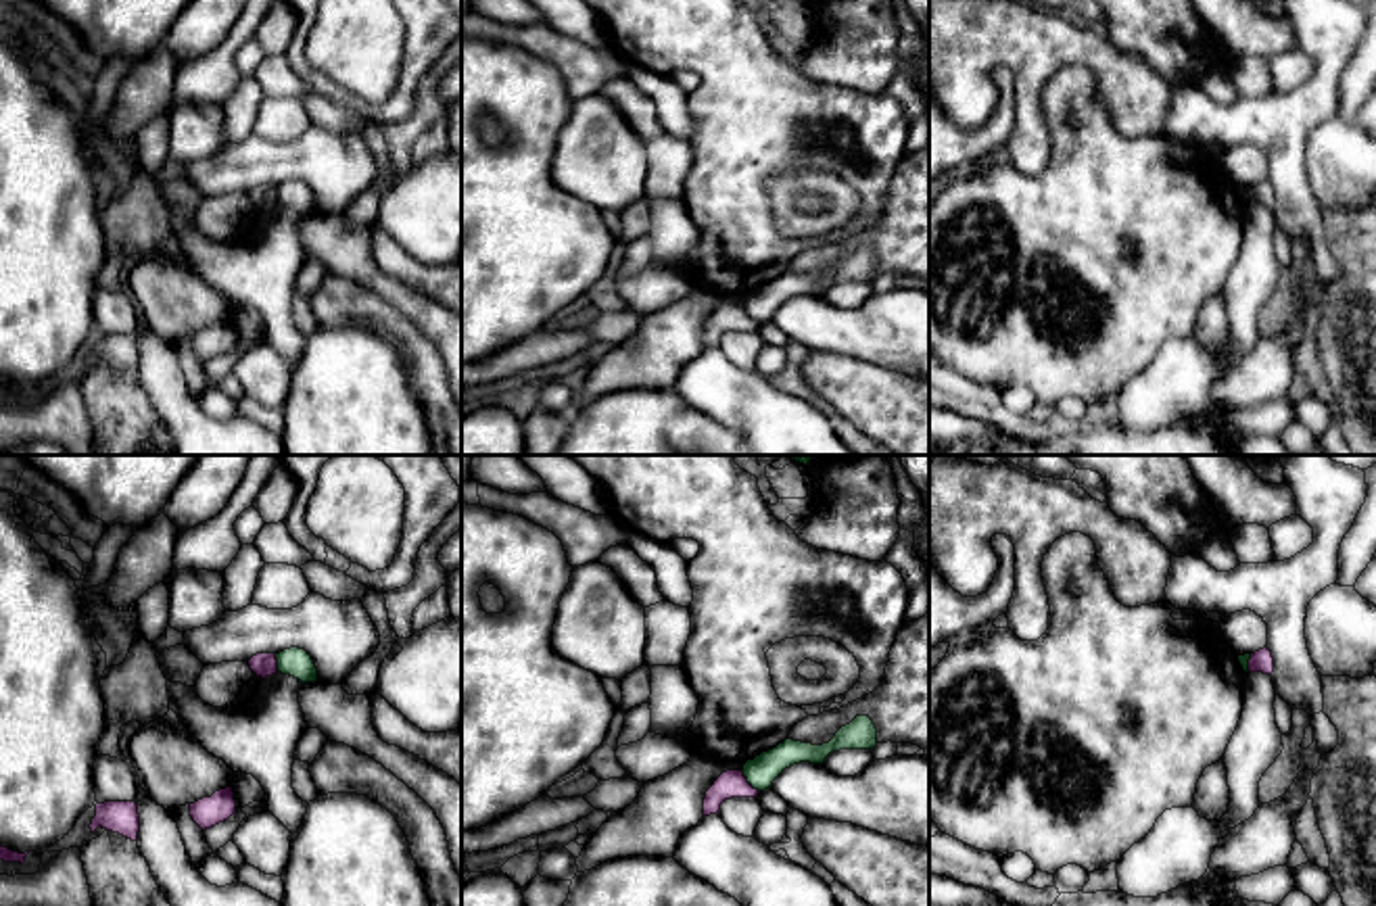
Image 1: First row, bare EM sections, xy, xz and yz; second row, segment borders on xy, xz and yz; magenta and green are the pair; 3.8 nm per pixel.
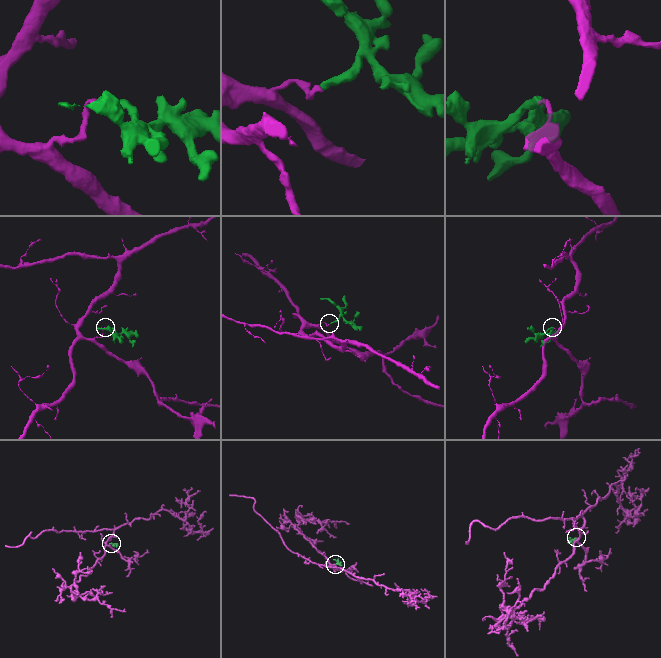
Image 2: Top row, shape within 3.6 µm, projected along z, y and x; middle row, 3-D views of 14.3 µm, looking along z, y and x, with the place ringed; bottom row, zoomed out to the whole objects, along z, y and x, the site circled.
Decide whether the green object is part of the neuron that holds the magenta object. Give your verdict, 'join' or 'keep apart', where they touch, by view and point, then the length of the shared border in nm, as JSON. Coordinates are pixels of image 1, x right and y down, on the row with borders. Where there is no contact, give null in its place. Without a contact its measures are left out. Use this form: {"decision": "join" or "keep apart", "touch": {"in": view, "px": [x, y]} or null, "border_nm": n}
{"decision": "keep apart", "touch": {"in": "xz", "px": [746, 781]}, "border_nm": 120}

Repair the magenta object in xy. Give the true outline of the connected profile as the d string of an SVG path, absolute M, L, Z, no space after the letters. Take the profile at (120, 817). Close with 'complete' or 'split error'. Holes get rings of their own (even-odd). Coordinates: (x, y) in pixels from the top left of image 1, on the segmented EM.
M104 802L96 804L96 816L92 818L92 833L102 827L119 833L132 841L138 841L140 814L136 802Z | complete

